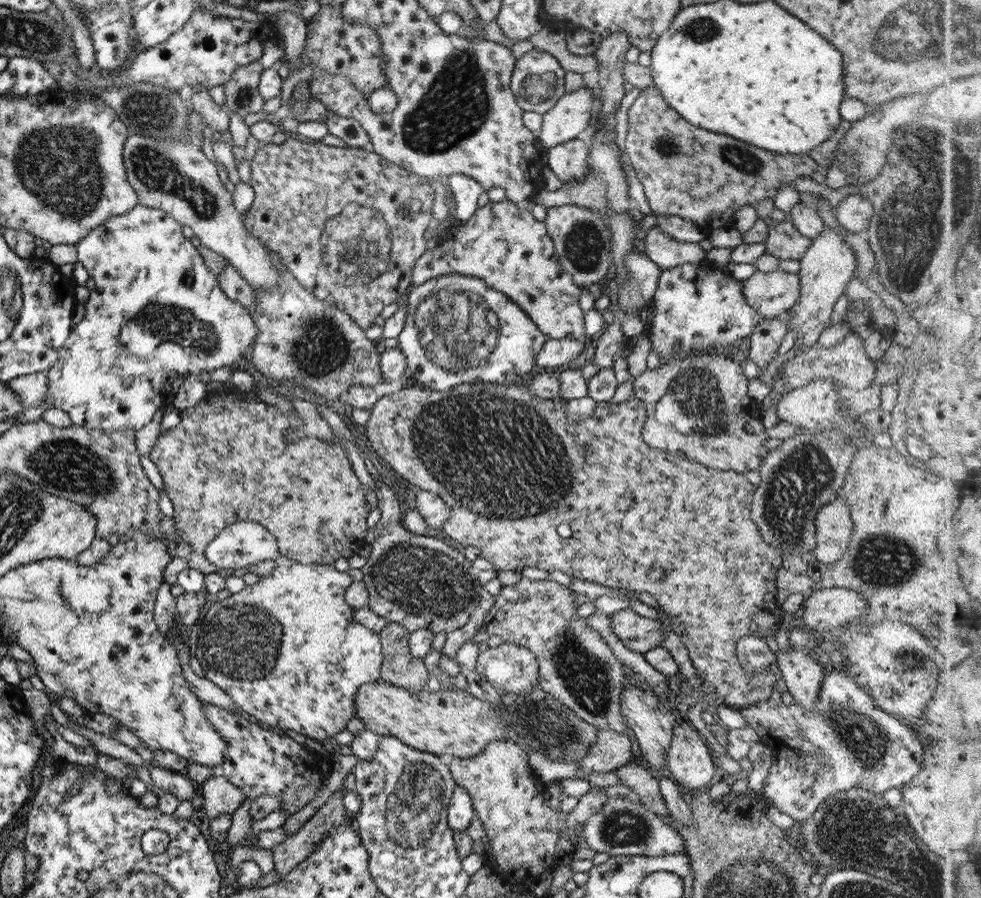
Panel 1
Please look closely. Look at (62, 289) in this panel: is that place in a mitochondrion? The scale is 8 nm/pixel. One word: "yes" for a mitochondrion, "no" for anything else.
no

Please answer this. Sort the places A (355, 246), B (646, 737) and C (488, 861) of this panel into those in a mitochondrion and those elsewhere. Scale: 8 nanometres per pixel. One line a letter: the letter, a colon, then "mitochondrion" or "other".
A: mitochondrion
B: other
C: other

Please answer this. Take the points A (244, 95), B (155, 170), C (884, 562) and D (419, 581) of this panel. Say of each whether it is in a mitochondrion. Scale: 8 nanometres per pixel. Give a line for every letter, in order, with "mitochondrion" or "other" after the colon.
A: mitochondrion
B: mitochondrion
C: mitochondrion
D: mitochondrion

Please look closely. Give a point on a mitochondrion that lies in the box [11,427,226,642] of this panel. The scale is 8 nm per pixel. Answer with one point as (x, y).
(67, 464)

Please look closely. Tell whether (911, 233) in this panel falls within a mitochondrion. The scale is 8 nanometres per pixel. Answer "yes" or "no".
yes

